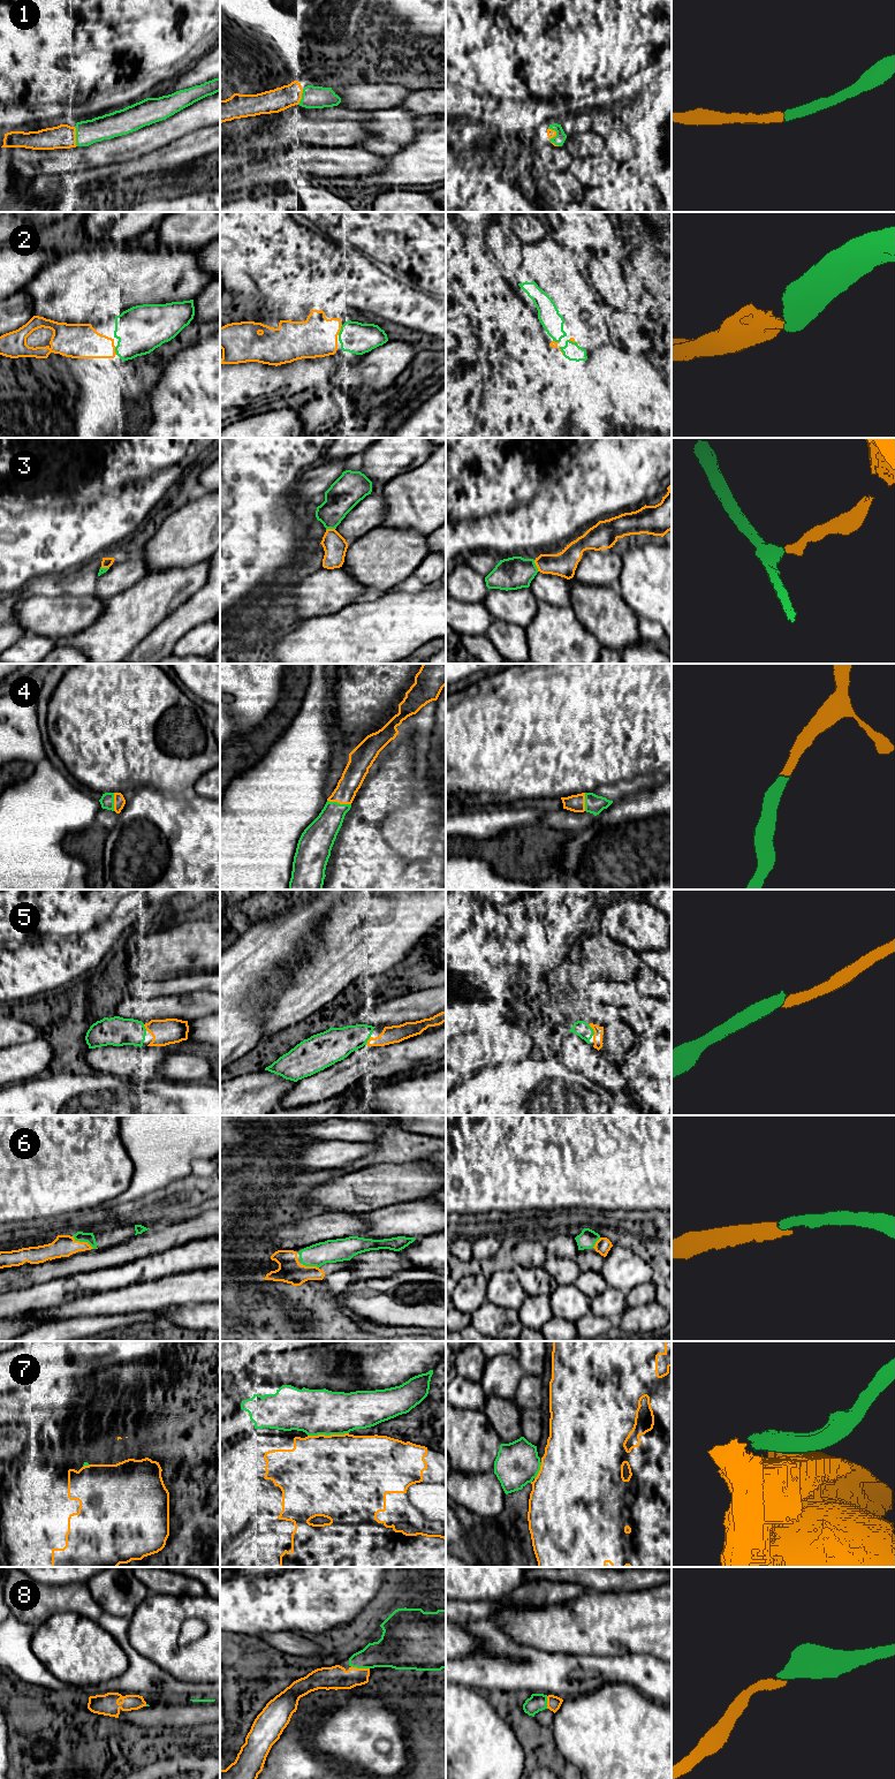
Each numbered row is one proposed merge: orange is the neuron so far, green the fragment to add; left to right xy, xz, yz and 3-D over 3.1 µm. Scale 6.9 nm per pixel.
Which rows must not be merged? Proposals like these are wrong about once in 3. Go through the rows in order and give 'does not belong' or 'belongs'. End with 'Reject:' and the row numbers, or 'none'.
1: belongs
2: belongs
3: does not belong
4: belongs
5: belongs
6: belongs
7: does not belong
8: belongs
Reject: 3, 7

